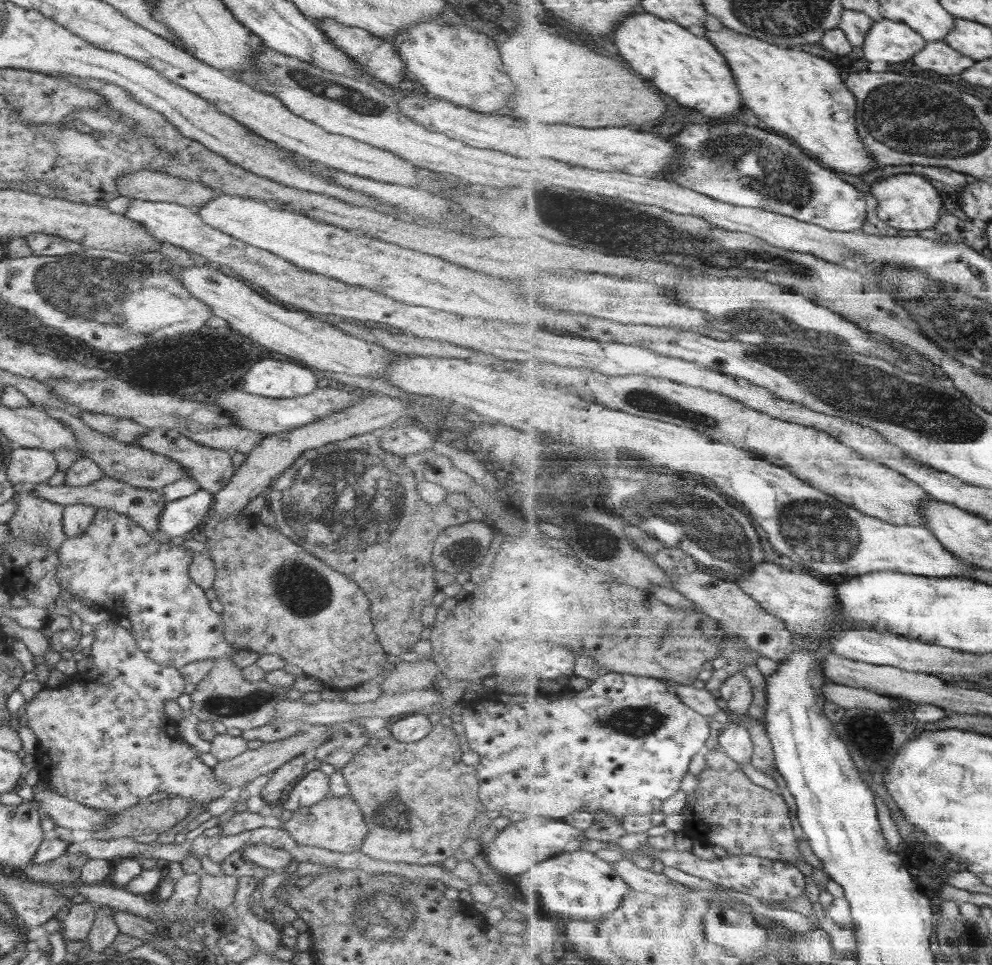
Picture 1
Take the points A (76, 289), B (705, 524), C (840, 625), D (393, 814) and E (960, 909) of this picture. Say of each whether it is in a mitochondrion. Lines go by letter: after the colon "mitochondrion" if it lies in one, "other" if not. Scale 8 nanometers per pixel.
A: mitochondrion
B: mitochondrion
C: other
D: mitochondrion
E: mitochondrion

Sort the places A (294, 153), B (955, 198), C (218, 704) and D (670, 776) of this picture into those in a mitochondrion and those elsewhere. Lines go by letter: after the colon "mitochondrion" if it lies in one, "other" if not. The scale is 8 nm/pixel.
A: other
B: other
C: mitochondrion
D: other

